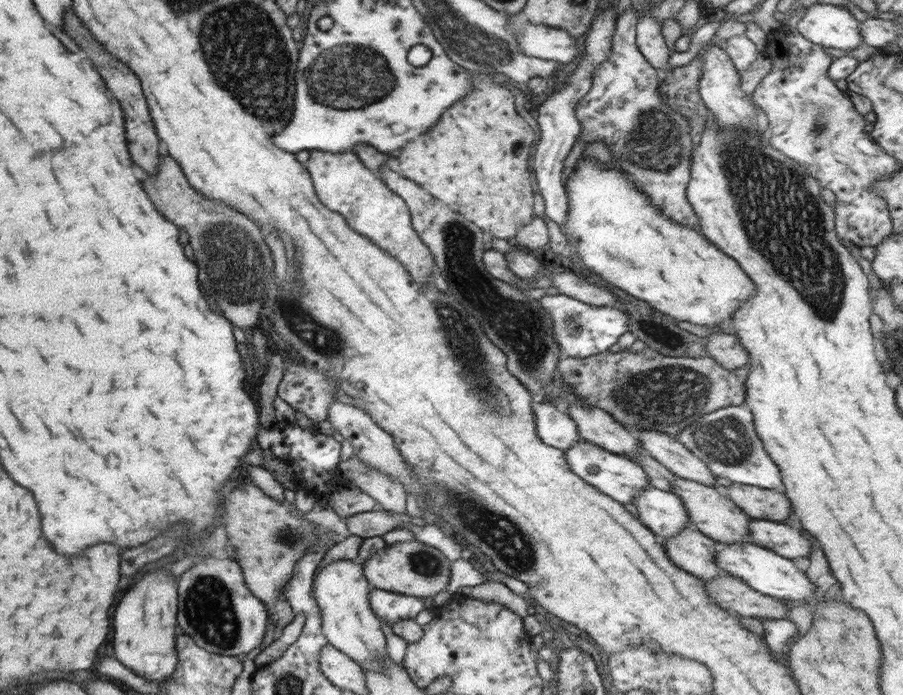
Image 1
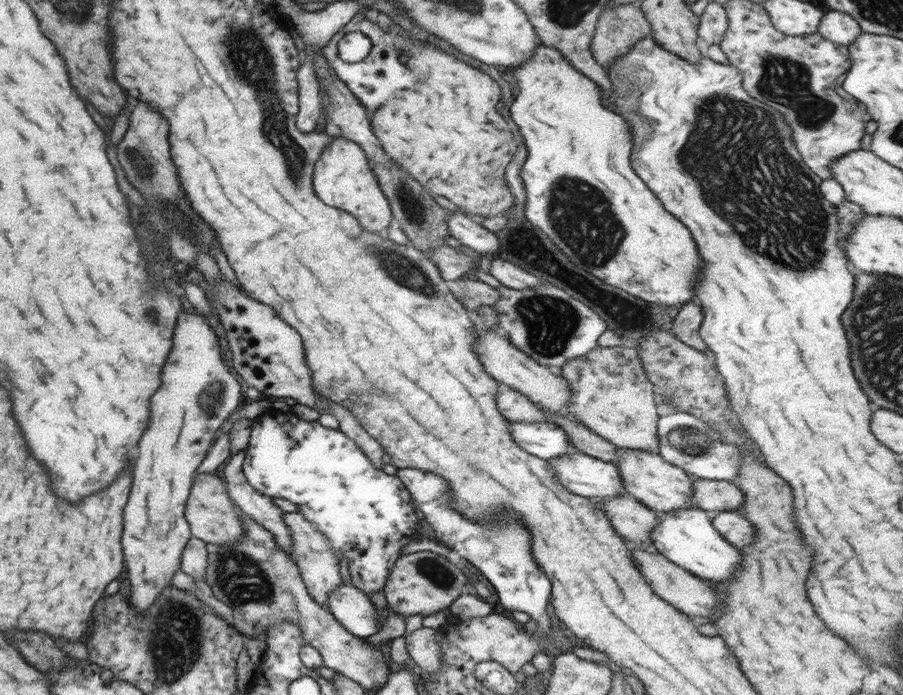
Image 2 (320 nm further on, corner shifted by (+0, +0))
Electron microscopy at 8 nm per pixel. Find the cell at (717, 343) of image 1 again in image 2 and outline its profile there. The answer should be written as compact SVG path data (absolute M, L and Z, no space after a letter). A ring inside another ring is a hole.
M690 301L678 309L670 331L684 344L699 352L706 352L708 348L699 333L704 318L702 307L697 302Z

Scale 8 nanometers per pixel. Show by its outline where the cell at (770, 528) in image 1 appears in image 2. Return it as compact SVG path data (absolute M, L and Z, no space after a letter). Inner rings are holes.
M722 511L711 519L713 527L734 547L742 550L755 539L755 528L736 511Z

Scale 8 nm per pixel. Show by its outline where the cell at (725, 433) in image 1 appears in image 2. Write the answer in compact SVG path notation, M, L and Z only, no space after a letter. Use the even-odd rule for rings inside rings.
M687 412L659 416L657 422L659 455L670 464L680 467L692 476L706 480L734 482L741 463L741 450L733 444L721 441L717 430L710 432L705 422Z

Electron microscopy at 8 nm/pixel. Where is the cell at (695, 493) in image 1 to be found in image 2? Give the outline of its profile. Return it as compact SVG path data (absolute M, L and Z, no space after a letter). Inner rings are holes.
M617 447L615 465L622 477L626 493L658 514L694 507L691 504L693 482L685 470L664 460L658 452Z

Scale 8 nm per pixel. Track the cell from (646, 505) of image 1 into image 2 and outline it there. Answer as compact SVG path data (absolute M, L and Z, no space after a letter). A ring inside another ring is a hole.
M580 452L547 461L555 472L555 477L574 494L605 499L626 493L622 477L614 463Z

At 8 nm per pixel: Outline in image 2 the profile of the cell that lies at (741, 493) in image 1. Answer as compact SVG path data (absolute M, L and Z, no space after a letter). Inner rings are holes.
M699 479L693 482L691 504L702 510L736 511L740 510L745 496L730 481Z

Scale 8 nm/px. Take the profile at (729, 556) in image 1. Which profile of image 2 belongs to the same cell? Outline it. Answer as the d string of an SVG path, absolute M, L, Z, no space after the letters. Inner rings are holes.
M695 507L658 514L658 524L650 533L654 547L670 563L676 564L694 576L721 584L730 582L742 562L742 550L730 544L711 523L705 510Z

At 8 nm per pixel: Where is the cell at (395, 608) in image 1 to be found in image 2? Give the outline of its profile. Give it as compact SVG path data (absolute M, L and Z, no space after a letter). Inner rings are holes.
M340 585L329 592L327 610L348 632L360 638L380 630L378 610L365 592L353 586Z

